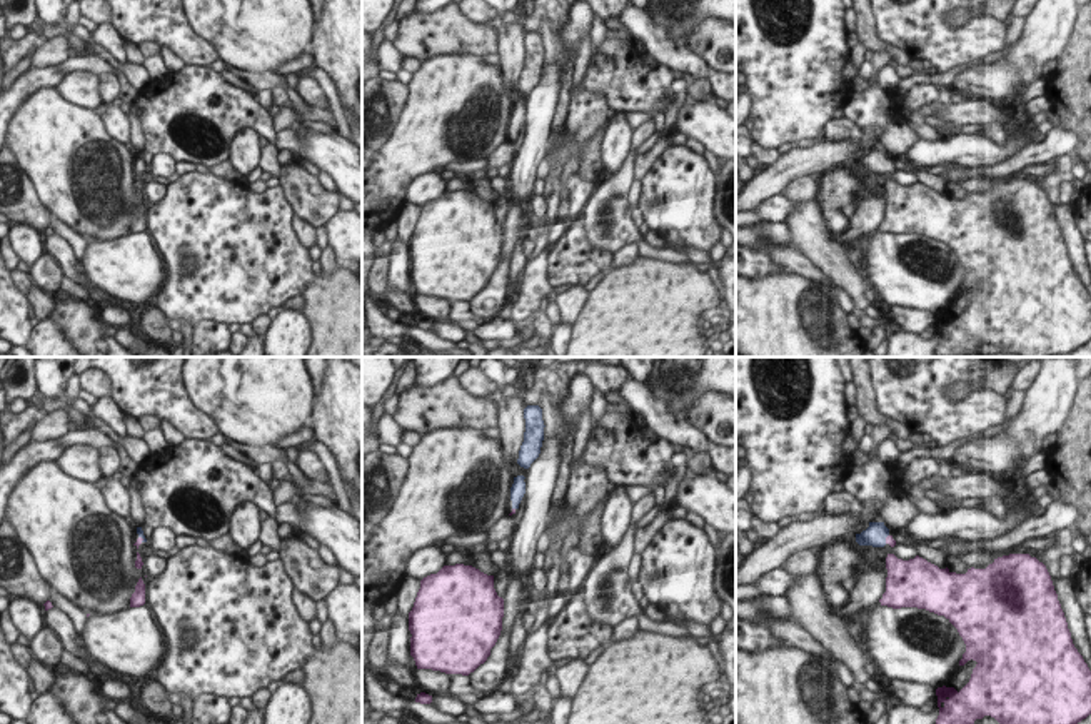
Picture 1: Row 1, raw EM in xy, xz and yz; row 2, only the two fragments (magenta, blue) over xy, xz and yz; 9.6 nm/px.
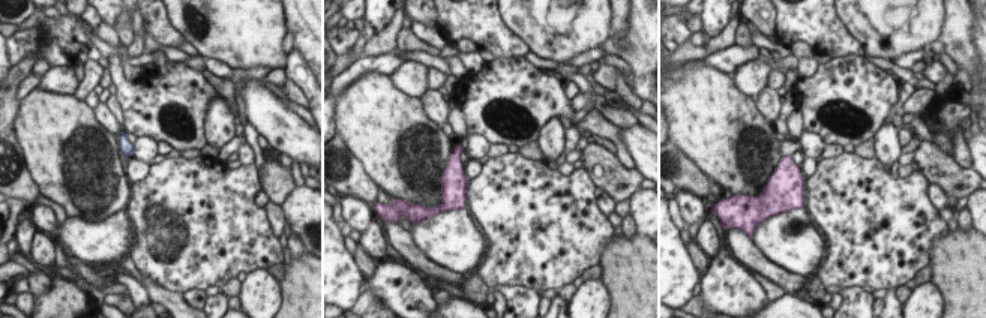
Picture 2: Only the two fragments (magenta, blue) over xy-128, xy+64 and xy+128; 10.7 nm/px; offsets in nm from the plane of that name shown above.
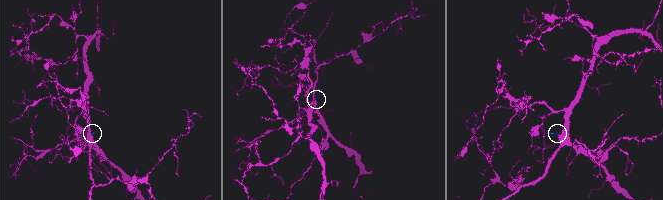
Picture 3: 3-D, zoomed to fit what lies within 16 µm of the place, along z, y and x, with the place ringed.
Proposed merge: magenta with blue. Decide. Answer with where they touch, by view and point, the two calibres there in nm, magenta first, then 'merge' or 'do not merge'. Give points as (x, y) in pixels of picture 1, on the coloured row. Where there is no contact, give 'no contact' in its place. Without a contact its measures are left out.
yz (886, 539) | 70/200 nm | merge

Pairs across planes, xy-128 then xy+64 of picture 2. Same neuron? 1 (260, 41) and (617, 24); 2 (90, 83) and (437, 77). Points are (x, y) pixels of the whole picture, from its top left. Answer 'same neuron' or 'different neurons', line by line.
1: different neurons
2: same neuron

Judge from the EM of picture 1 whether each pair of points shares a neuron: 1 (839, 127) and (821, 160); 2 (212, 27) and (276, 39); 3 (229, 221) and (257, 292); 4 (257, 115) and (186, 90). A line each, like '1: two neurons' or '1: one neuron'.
1: two neurons
2: one neuron
3: one neuron
4: one neuron

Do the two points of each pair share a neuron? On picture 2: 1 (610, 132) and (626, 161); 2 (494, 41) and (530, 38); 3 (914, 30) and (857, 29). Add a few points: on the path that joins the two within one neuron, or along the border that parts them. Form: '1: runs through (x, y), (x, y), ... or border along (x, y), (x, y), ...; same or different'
1: runs through (617, 140), (622, 153); same
2: border along (499, 15), (530, 50); different
3: runs through (901, 42), (889, 50), (881, 50), (871, 39); same

